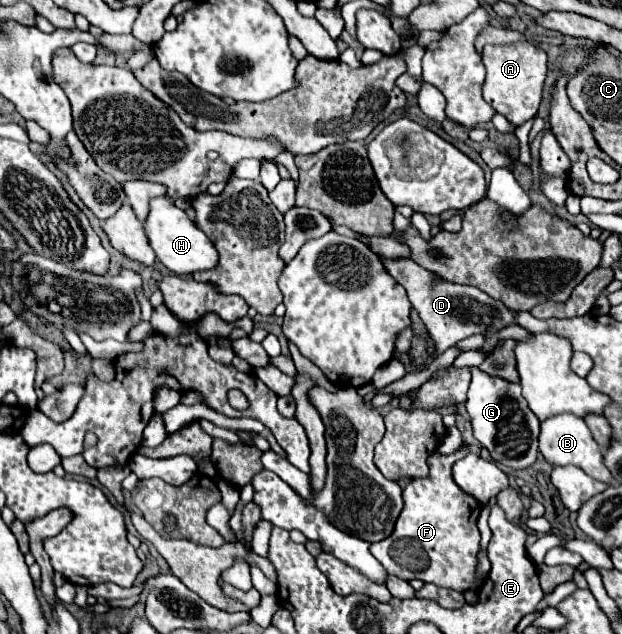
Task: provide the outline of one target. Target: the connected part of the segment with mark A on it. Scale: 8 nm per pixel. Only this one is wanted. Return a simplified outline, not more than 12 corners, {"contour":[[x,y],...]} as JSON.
{"contour":[[531,41],[485,45],[483,99],[533,119],[547,55]]}

